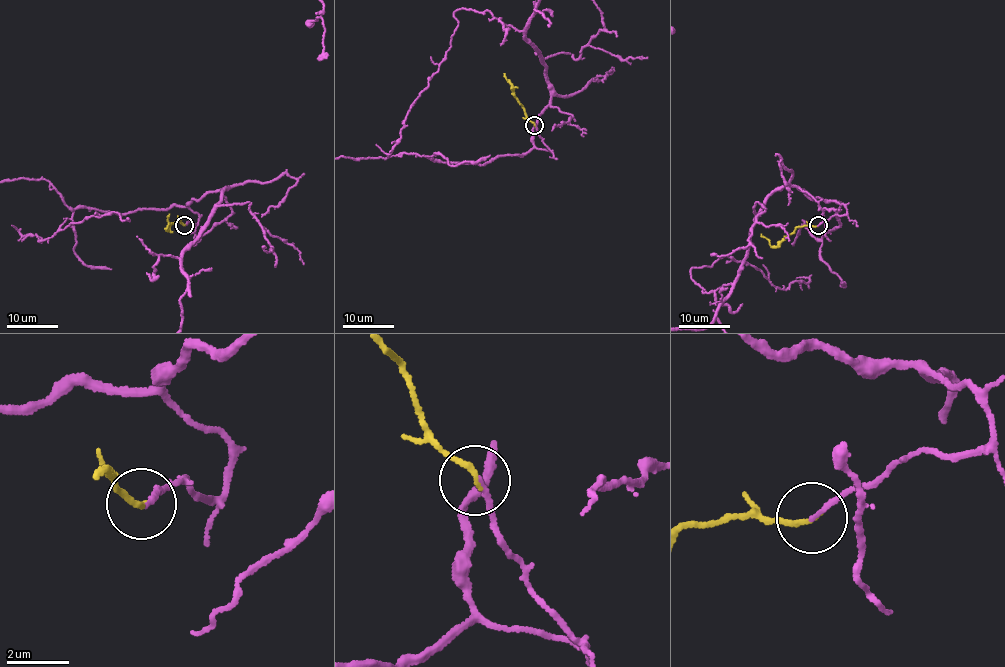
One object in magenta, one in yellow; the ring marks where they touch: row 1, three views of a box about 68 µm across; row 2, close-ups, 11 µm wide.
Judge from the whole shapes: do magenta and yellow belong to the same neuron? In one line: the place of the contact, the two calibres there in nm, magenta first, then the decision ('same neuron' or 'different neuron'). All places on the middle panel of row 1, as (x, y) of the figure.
at (534, 125); 170 nm thick on the magenta side, 180 nm on the other; same neuron

